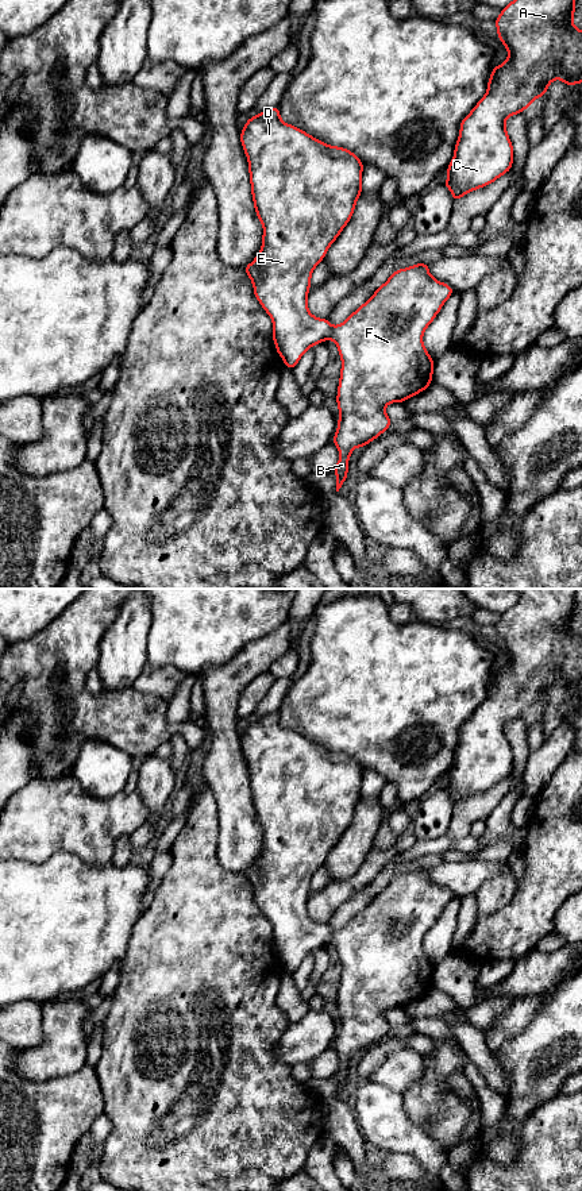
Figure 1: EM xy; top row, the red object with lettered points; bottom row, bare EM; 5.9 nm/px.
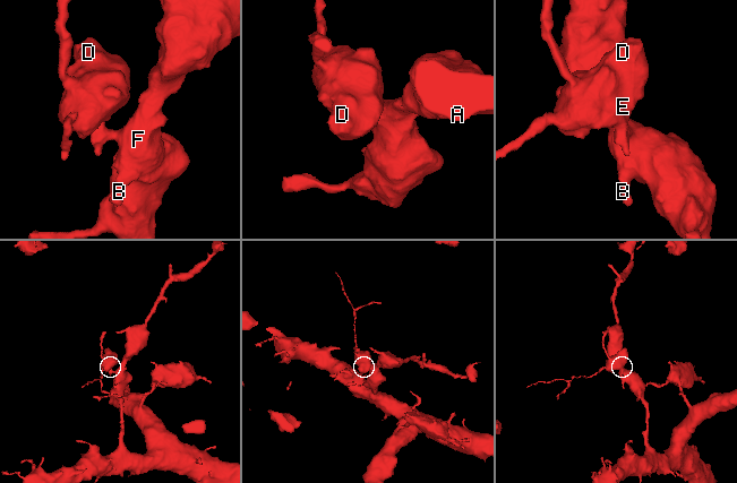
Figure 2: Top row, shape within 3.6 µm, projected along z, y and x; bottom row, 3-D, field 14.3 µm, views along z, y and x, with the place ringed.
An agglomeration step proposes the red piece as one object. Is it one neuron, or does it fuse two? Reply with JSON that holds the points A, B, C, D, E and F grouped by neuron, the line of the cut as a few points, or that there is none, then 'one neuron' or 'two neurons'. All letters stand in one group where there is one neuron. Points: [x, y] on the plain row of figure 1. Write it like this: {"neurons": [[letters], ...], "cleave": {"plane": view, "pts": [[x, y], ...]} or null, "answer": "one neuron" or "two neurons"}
{"neurons": [["A", "B", "C", "D", "E", "F"]], "cleave": null, "answer": "one neuron"}

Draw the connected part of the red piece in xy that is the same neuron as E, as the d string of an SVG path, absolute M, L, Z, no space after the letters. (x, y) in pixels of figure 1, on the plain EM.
M274 712L250 722L240 737L240 748L248 766L251 799L258 824L263 830L262 852L255 864L243 872L254 891L254 901L273 925L273 945L278 960L286 972L294 976L300 963L315 949L332 944L338 951L342 975L336 1009L339 1028L332 1048L340 1063L334 1076L336 1096L346 1087L348 1064L354 1053L365 1052L379 1042L392 1030L385 1011L424 997L432 988L435 965L423 949L423 938L440 917L443 909L455 897L444 887L439 887L428 876L429 868L396 875L389 884L346 926L332 932L328 924L315 922L308 916L308 897L315 872L324 864L329 851L340 840L352 822L358 802L362 798L362 766L344 752L320 747L298 732L284 728L280 713Z

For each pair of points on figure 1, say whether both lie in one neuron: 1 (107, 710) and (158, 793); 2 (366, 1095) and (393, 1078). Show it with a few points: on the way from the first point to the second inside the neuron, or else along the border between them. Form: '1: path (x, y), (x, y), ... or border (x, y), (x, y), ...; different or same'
1: border (153, 752), (143, 759); different
2: border (367, 1079), (397, 1091), (405, 1106); different

